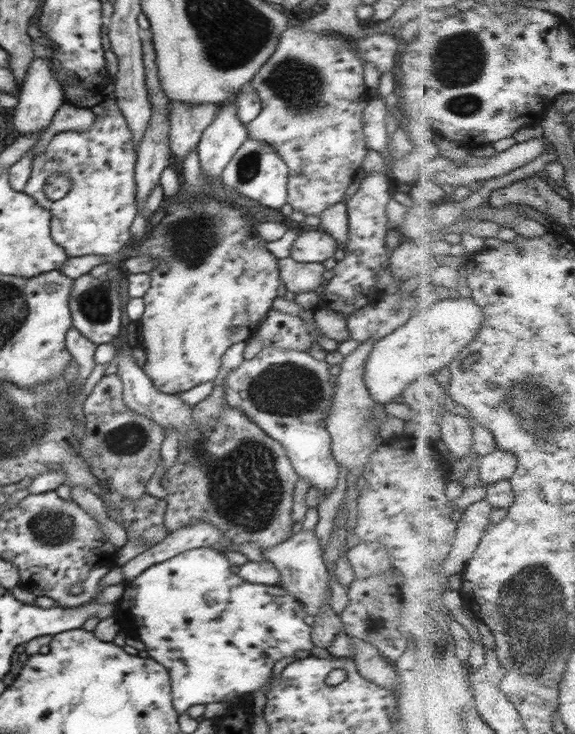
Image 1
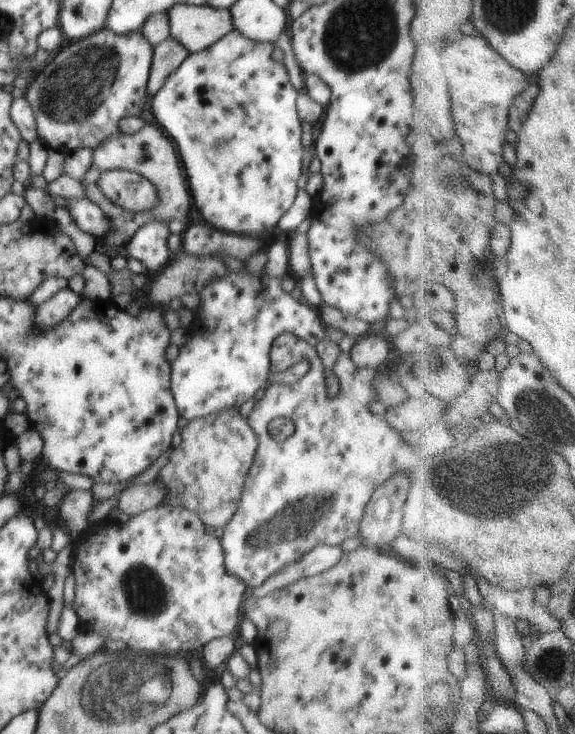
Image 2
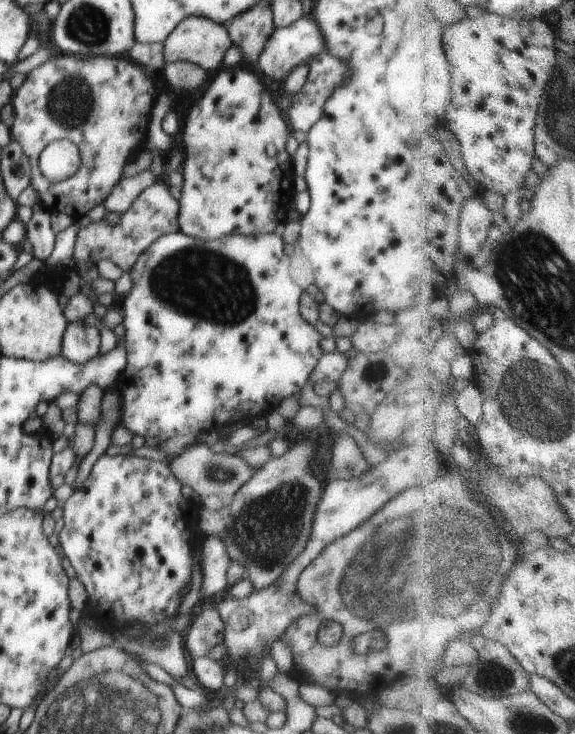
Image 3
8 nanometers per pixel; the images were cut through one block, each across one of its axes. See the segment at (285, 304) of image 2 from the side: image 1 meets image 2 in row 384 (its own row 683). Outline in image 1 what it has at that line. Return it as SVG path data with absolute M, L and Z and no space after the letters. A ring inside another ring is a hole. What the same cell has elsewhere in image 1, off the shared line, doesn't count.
M210 547L187 550L182 554L174 555L174 558L169 558L164 562L150 566L150 568L143 570L134 580L126 582L124 594L120 602L116 604L120 605L122 612L126 614L126 618L130 619L129 623L132 629L136 630L136 638L146 644L148 656L168 670L171 680L173 707L179 715L187 712L188 708L194 706L194 704L206 705L209 702L223 702L227 697L236 695L249 696L254 690L269 682L273 667L279 660L290 658L298 651L310 652L315 648L314 643L312 643L313 629L304 622L307 614L302 602L298 601L290 591L286 591L284 587L278 585L254 585L254 583L246 582L241 576L230 571L231 566L232 564L226 559L222 550Z

